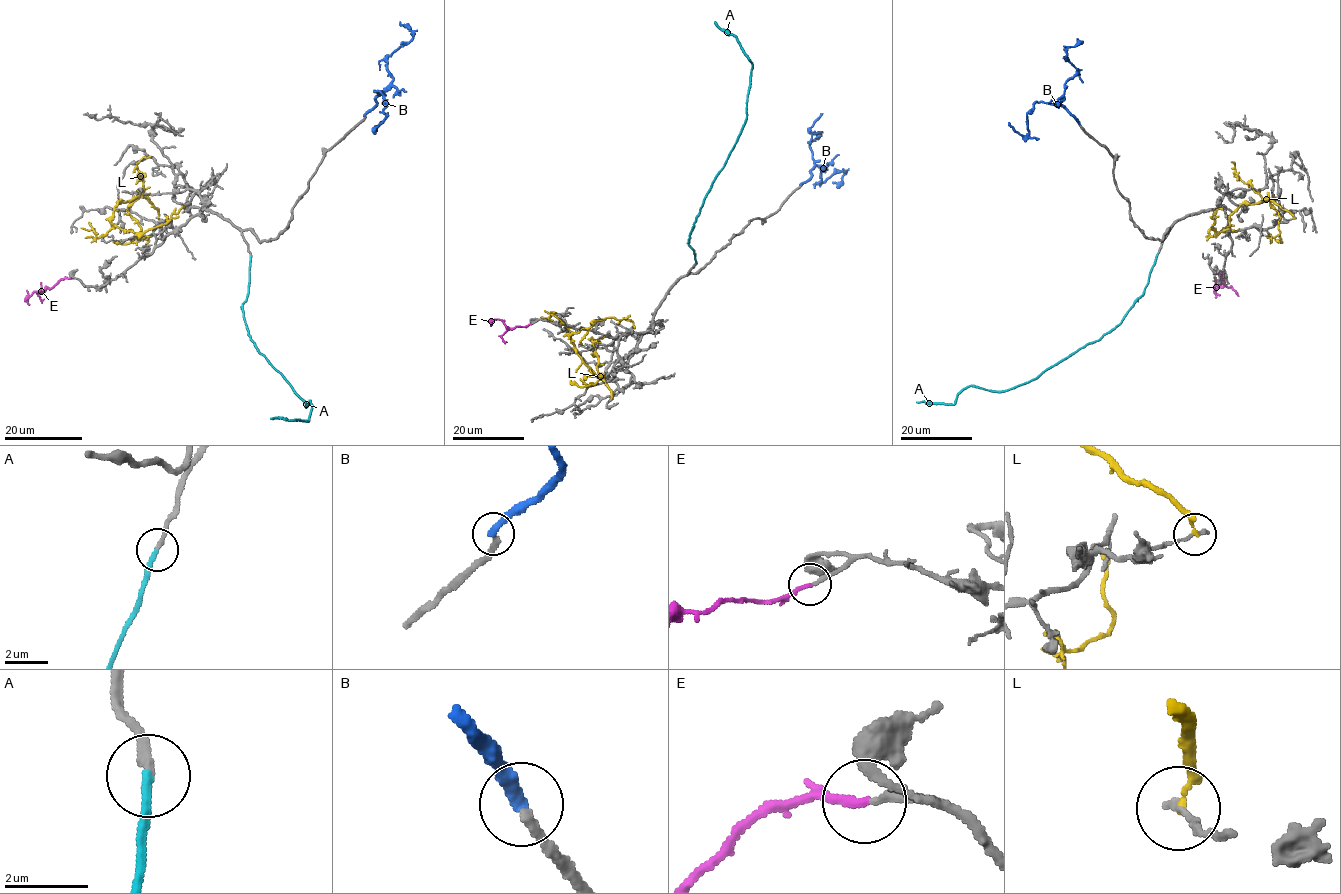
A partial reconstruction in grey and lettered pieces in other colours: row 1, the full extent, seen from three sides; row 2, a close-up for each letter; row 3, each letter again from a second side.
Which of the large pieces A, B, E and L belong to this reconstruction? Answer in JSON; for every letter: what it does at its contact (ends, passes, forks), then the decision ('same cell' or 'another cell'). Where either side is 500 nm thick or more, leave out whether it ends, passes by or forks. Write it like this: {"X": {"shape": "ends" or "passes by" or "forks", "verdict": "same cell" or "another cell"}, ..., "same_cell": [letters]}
{"A": {"shape": "ends", "verdict": "same cell"}, "B": {"shape": "ends", "verdict": "another cell"}, "E": {"shape": "ends", "verdict": "same cell"}, "L": {"shape": "ends", "verdict": "another cell"}, "same_cell": ["A", "E"]}

